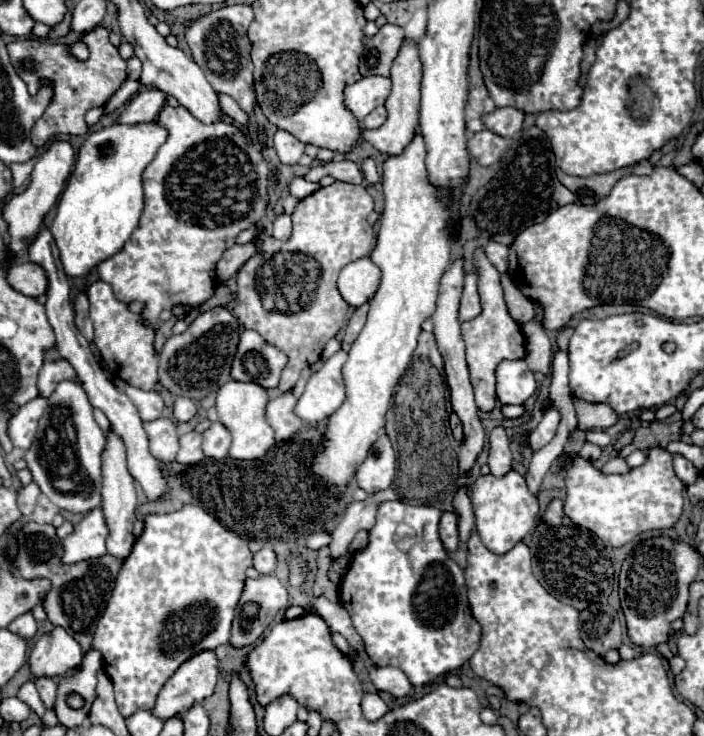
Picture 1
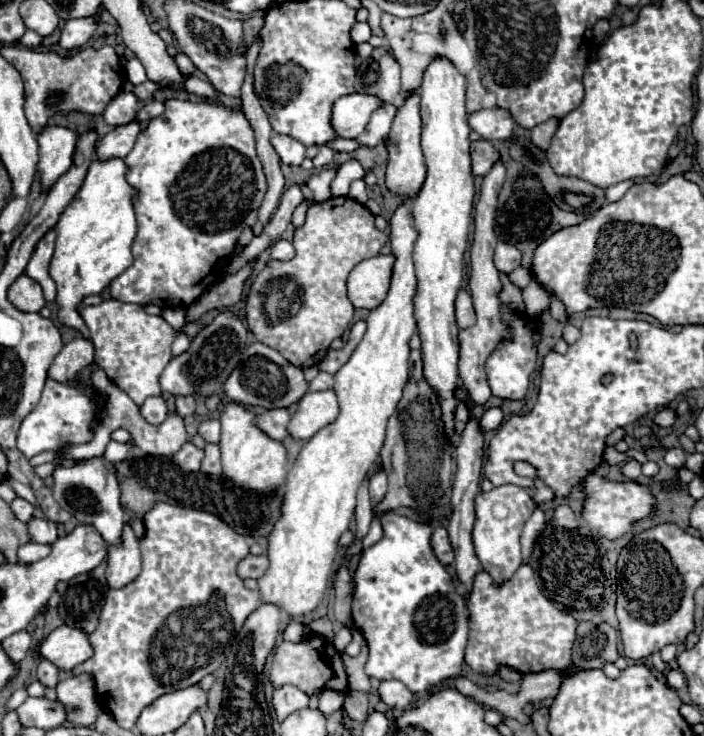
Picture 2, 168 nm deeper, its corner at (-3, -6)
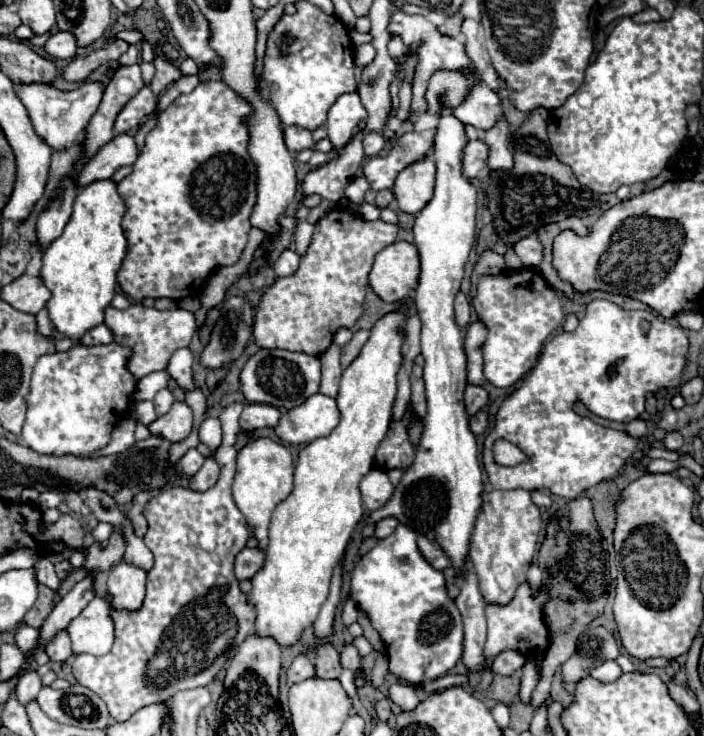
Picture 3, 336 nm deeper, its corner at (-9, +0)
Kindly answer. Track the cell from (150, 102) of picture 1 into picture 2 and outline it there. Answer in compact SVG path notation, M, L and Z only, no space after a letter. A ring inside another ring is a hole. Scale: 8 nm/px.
M138 121L124 127L114 127L106 137L102 137L96 149L96 157L98 159L124 159L132 151L138 133L140 133Z

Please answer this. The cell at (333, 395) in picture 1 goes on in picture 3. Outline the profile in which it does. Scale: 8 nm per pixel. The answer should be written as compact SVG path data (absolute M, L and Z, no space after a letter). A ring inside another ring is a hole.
M316 393L302 405L286 411L274 429L290 445L306 445L312 439L326 437L340 421L338 405L332 397Z

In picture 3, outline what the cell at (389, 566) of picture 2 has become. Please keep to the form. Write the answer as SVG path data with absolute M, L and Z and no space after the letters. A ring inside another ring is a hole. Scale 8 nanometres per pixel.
M398 525L396 531L380 539L372 551L368 551L354 567L352 571L352 581L350 581L352 597L358 603L358 607L368 615L372 621L372 627L380 633L384 645L386 645L386 657L390 661L388 669L392 675L406 679L414 685L424 685L430 683L444 673L448 673L462 657L464 651L464 625L462 625L462 615L450 599L448 589L446 589L446 577L442 571L434 569L422 551L418 549L418 533L406 525Z

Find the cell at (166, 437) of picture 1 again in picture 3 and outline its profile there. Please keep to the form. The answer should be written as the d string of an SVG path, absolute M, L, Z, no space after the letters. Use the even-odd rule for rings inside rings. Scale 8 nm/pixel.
M176 401L166 415L158 417L148 425L148 431L152 435L160 435L164 441L178 443L186 439L188 433L192 431L192 411L188 409L186 403Z

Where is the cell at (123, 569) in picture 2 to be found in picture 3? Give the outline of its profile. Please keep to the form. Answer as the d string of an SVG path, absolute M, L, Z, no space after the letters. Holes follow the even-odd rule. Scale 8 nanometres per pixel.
M120 561L108 573L108 591L114 595L114 607L138 609L144 599L146 571L138 565Z

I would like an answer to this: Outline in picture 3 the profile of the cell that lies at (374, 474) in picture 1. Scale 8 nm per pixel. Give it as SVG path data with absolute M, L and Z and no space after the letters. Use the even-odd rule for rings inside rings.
M372 469L360 483L360 491L362 491L362 503L368 511L376 511L380 507L384 507L392 493L394 487L386 475L386 471L380 469Z

